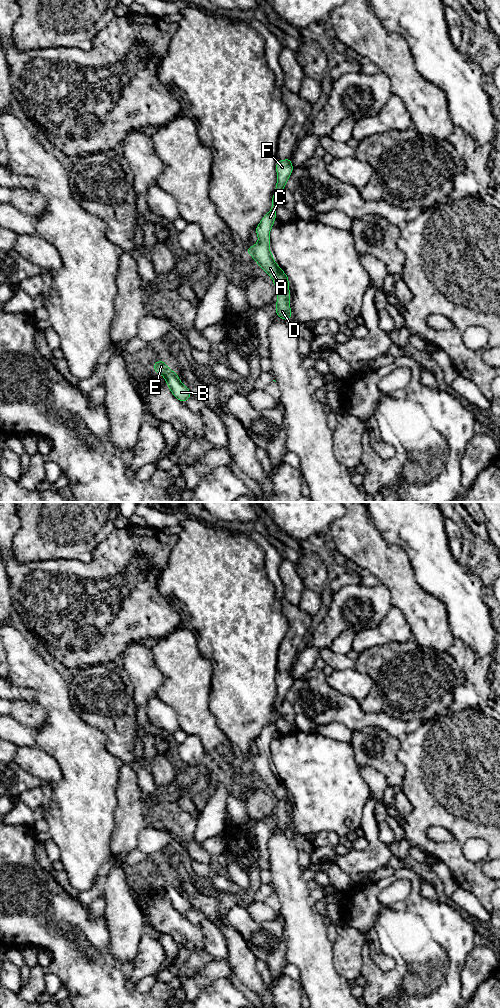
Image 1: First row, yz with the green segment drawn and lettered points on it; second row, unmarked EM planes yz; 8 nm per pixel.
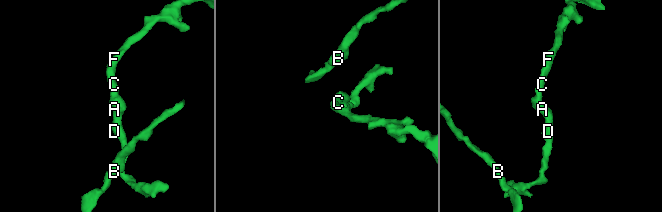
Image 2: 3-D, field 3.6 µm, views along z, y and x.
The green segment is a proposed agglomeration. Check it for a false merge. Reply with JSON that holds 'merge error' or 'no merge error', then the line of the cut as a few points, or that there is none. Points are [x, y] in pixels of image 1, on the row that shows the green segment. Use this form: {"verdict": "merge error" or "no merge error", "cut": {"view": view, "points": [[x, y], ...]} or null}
{"verdict": "no merge error", "cut": null}

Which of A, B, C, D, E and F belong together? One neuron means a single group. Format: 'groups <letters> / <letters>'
groups A B C D E F

